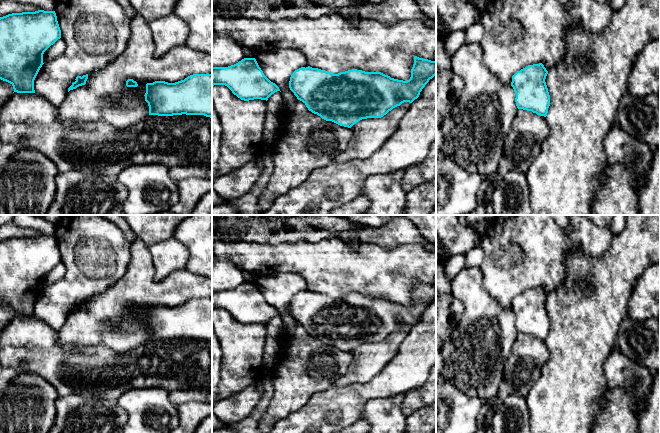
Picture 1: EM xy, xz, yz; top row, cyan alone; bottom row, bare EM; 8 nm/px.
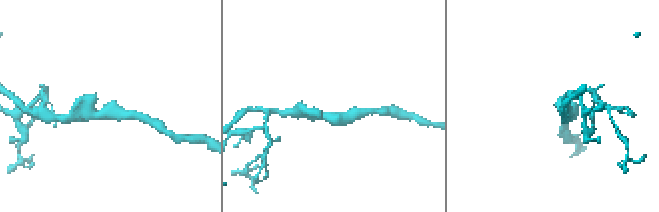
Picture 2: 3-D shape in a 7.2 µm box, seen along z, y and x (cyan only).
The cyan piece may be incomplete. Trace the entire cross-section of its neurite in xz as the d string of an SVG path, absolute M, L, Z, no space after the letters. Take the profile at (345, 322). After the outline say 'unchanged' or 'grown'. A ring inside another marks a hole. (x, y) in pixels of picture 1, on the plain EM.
M415 280L411 301L407 305L391 302L381 296L352 293L334 298L308 290L293 296L289 312L312 337L326 345L351 352L362 343L381 342L404 326L412 327L435 299L436 285Z | unchanged

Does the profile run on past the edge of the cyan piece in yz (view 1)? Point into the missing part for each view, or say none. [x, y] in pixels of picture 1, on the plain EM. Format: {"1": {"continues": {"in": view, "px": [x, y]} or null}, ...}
{"1": {"continues": null}}

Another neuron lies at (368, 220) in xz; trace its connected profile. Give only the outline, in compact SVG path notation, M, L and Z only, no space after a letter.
M341 215L354 223L365 225L367 227L380 227L386 223L393 221L394 217L382 217L381 215Z

